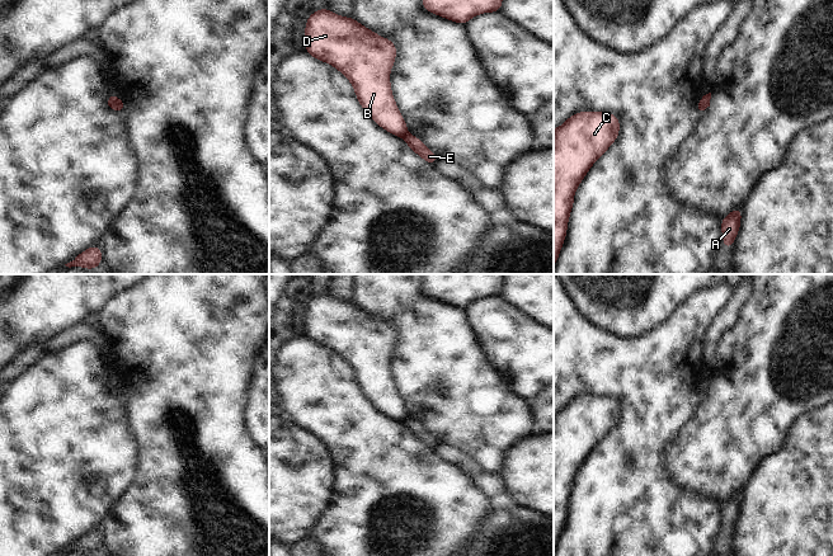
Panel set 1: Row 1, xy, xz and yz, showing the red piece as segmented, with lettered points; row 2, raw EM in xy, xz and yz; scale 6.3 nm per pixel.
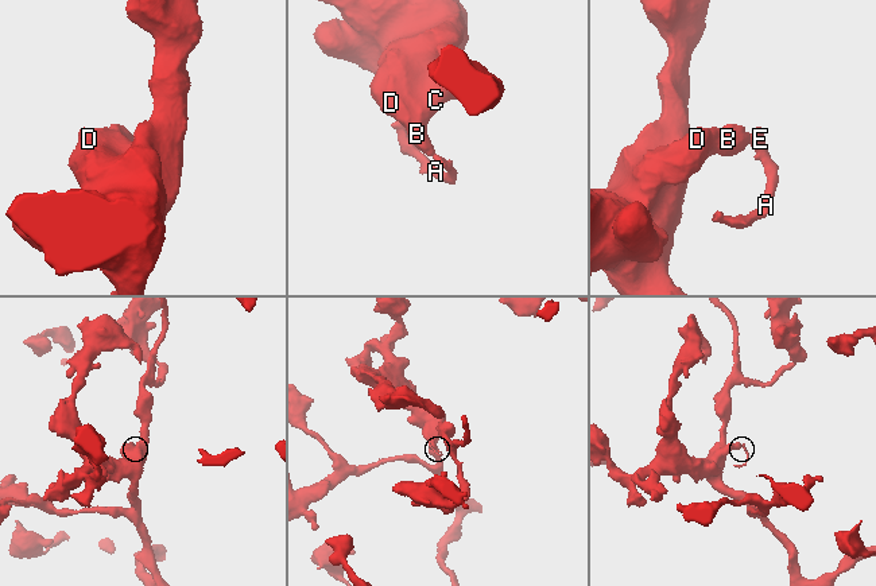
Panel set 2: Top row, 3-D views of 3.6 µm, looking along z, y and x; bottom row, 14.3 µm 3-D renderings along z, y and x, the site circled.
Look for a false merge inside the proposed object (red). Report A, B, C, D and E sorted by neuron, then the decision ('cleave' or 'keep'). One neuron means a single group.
groups A E / B C D; cleave

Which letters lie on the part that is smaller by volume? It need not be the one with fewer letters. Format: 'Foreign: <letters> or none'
Foreign: A, E.

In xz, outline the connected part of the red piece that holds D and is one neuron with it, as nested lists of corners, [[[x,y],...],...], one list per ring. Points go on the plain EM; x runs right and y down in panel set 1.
[[[326,292],[314,296],[306,305],[303,316],[305,335],[319,345],[330,348],[342,357],[354,372],[359,390],[389,418],[405,421],[408,410],[401,400],[391,374],[390,357],[395,348],[395,328],[367,314],[354,301],[340,301]]]

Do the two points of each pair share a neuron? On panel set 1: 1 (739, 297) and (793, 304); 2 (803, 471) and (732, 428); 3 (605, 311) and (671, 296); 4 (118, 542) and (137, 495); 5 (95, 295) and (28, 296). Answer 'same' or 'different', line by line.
1: different
2: different
3: same
4: same
5: same

